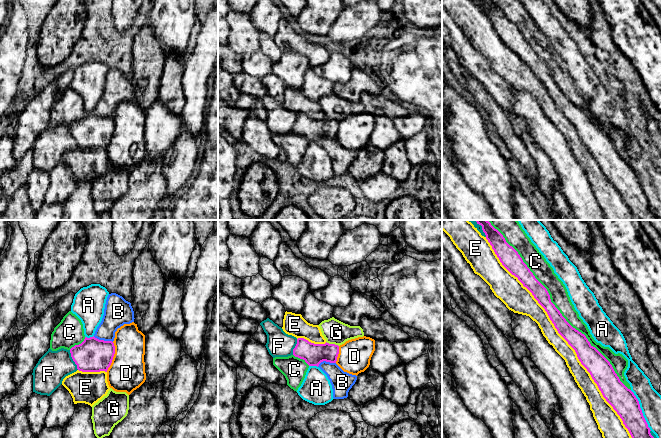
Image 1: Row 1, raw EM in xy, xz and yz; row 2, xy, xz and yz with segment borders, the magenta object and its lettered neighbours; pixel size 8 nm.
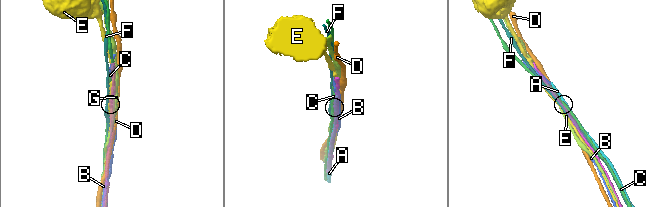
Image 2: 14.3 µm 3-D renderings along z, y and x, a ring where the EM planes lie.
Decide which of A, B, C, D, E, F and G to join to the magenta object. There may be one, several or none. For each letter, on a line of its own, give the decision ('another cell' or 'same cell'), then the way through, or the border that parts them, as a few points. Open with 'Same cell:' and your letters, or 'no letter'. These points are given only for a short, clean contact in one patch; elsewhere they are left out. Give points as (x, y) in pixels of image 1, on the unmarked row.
Same cell: no letter
A: another cell
B: another cell
C: another cell
D: another cell
E: another cell
F: another cell
G: another cell

